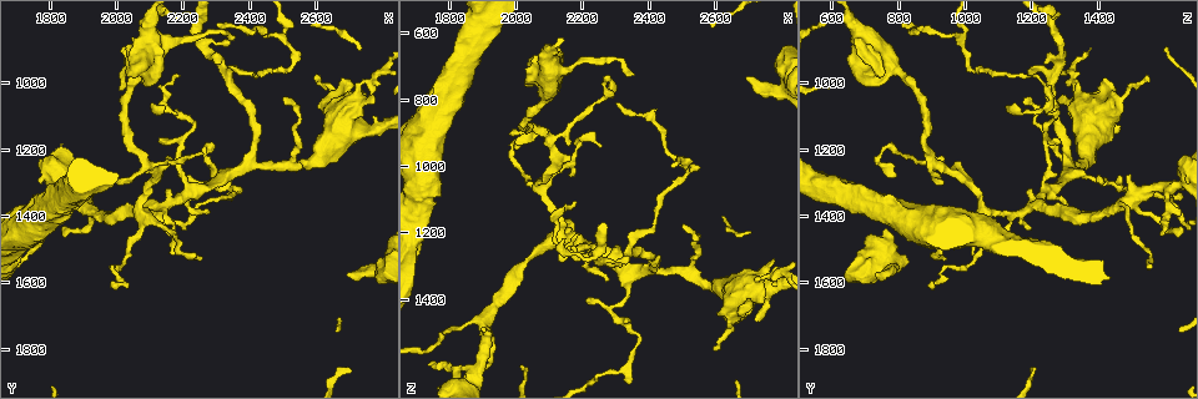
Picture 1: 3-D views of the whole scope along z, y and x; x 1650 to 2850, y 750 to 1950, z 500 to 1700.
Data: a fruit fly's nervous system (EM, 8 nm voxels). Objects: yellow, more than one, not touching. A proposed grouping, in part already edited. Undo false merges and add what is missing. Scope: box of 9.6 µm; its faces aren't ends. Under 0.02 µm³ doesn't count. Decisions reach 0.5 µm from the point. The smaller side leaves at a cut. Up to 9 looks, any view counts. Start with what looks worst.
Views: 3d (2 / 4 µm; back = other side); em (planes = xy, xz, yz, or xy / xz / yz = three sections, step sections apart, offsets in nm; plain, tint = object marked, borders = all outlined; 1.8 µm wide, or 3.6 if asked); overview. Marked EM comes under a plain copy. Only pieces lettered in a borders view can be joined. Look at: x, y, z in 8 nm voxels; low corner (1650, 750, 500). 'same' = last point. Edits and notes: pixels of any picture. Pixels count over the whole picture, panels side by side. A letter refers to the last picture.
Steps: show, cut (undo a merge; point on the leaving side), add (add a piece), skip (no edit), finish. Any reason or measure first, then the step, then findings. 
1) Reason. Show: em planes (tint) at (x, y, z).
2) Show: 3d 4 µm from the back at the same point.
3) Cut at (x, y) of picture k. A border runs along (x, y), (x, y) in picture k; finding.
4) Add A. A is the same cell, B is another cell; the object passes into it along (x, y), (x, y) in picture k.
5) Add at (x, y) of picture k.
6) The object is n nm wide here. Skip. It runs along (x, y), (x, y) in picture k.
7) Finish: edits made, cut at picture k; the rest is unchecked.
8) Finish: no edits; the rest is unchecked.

Branch stops here. Show: 3d 2 µm at (2690, 1580, 740).

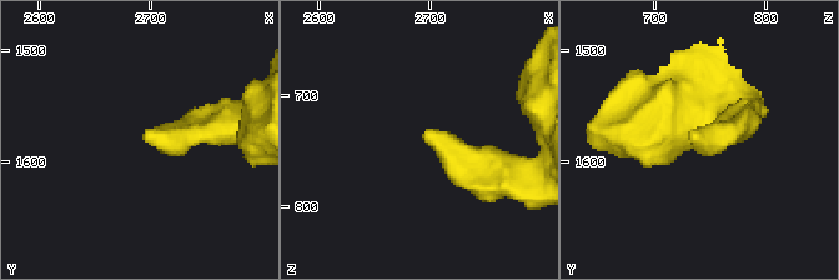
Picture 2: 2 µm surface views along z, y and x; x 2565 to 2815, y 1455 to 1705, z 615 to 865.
Shape alone is not enough. Show: em planes (borders) at (2692, 1574, 736).

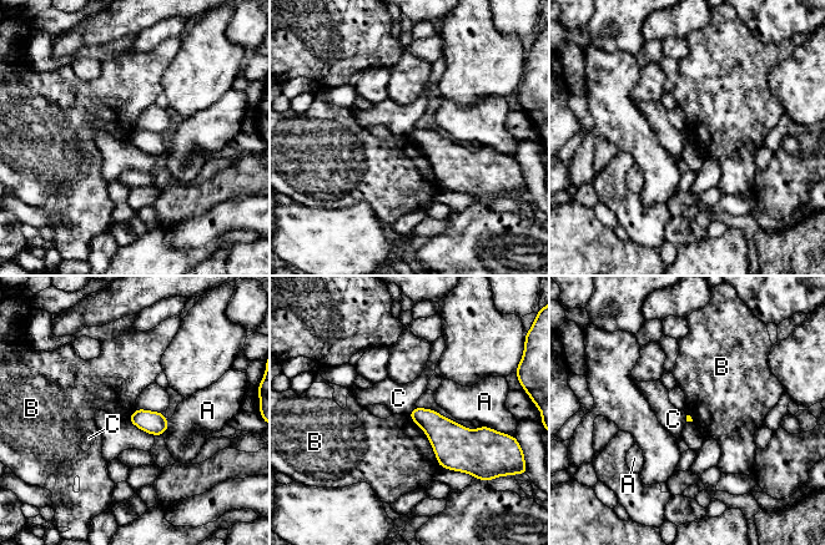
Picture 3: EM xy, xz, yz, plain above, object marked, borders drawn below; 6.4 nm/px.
Skip. A, B and C are other cells; none of them fits.

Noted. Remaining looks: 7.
Three arms meet. Show: em xz step 8 (tint) at (2510, 870, 980).

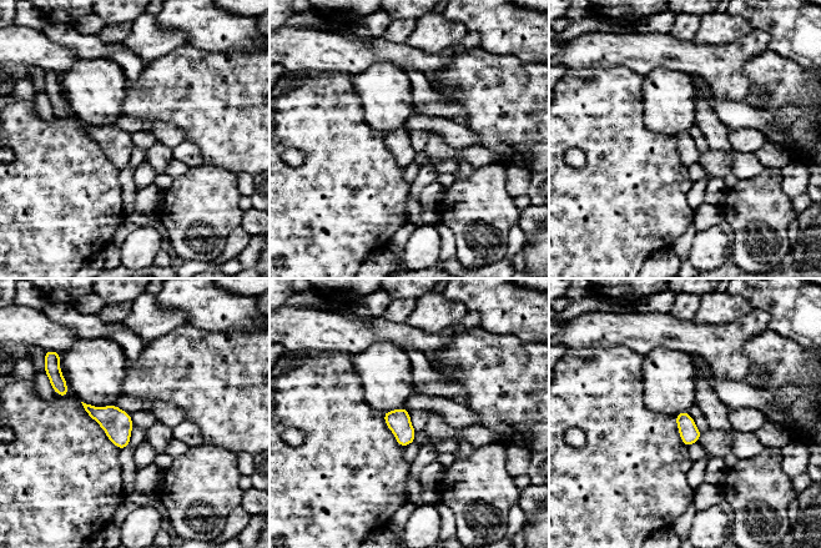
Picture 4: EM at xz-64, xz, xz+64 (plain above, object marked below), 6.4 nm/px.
What lies round it. Show: em xz step 8 (borders) at the same point.

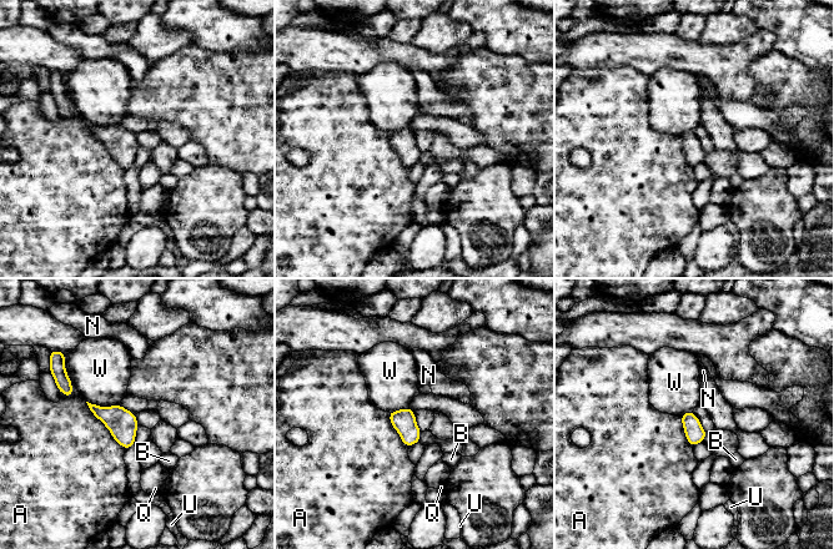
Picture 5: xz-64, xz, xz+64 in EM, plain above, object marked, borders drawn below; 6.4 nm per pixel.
Skip. A, B, N, Q, U and W are other cells; a border runs along (86, 401), (100, 406), (119, 404) in picture 5; one neuron here.

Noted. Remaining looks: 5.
Sharp bend. Show: em planes (borders) at (2290, 1300, 1440).

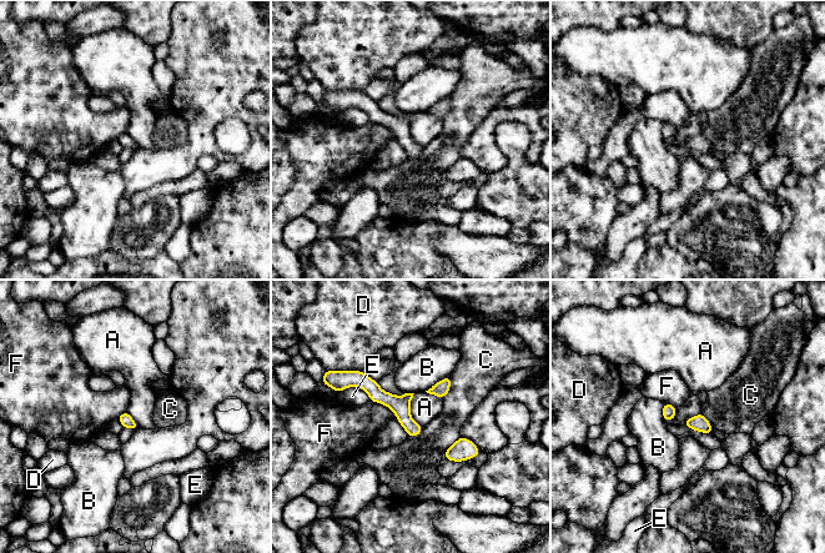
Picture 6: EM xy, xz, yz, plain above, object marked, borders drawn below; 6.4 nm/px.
The longest contact is with A, 220 nm. Skip. A, B, C, D, E and F are other cells; all the same neuron.

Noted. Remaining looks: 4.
Long arm stops here. Show: 3d 2 µm at (2290, 1270, 790).

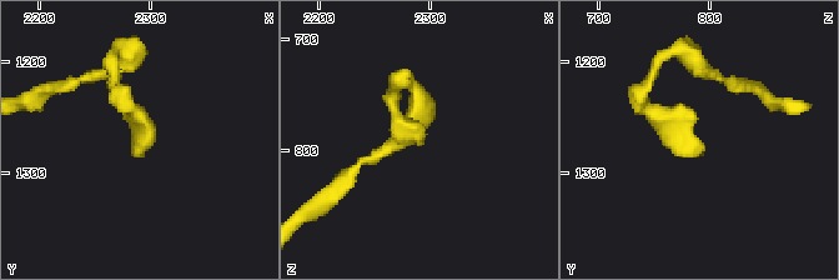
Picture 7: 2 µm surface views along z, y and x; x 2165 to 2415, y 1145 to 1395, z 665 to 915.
Show: em planes (borders) at (2282, 1276, 792).

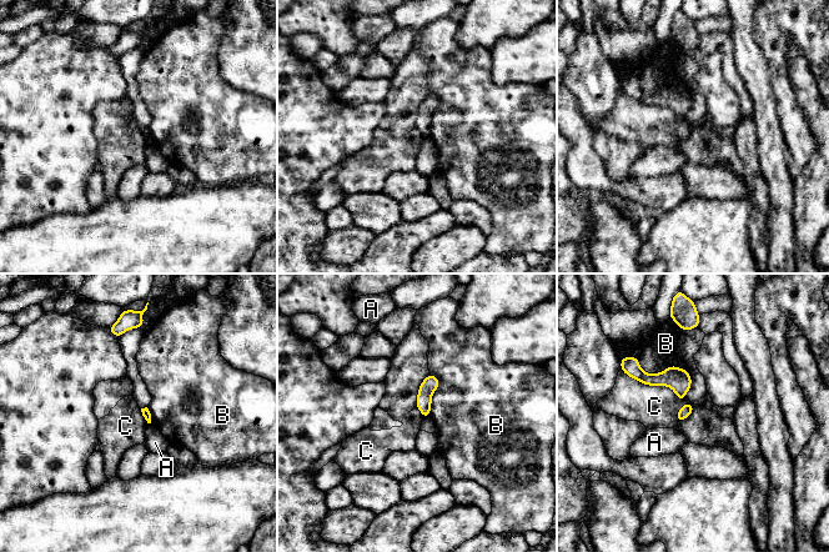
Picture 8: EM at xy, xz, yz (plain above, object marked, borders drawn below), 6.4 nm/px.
Skip. A, B and C are other cells; a border runs along (622, 370), (686, 396) in picture 8; none of them fits.

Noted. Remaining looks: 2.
Finish: no edits; the rest is unchecked.

